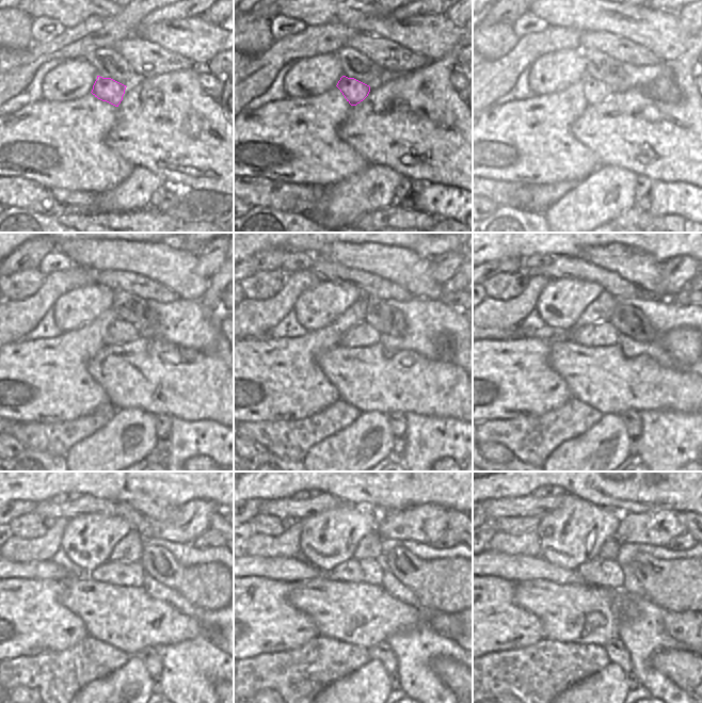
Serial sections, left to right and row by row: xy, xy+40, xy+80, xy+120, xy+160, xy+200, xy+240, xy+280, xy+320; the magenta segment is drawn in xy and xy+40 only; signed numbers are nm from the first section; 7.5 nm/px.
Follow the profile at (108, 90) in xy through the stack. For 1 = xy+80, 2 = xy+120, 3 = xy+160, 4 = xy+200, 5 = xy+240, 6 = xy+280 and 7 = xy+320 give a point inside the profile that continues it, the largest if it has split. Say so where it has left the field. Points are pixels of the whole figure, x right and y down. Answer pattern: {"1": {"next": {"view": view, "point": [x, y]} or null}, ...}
{"1": {"next": {"view": "xy+80", "point": [594, 91]}}, "2": {"next": {"view": "xy+120", "point": [120, 332]}}, "3": {"next": {"view": "xy+160", "point": [363, 334]}}, "4": {"next": {"view": "xy+200", "point": [603, 334]}}, "5": {"next": {"view": "xy+240", "point": [115, 573]}}, "6": {"next": {"view": "xy+280", "point": [353, 571]}}, "7": {"next": {"view": "xy+320", "point": [602, 572]}}}

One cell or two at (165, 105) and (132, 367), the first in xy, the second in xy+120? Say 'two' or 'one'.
one

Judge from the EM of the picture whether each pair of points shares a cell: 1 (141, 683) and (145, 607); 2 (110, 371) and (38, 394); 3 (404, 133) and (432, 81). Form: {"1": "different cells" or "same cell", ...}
{"1": "different cells", "2": "different cells", "3": "same cell"}

